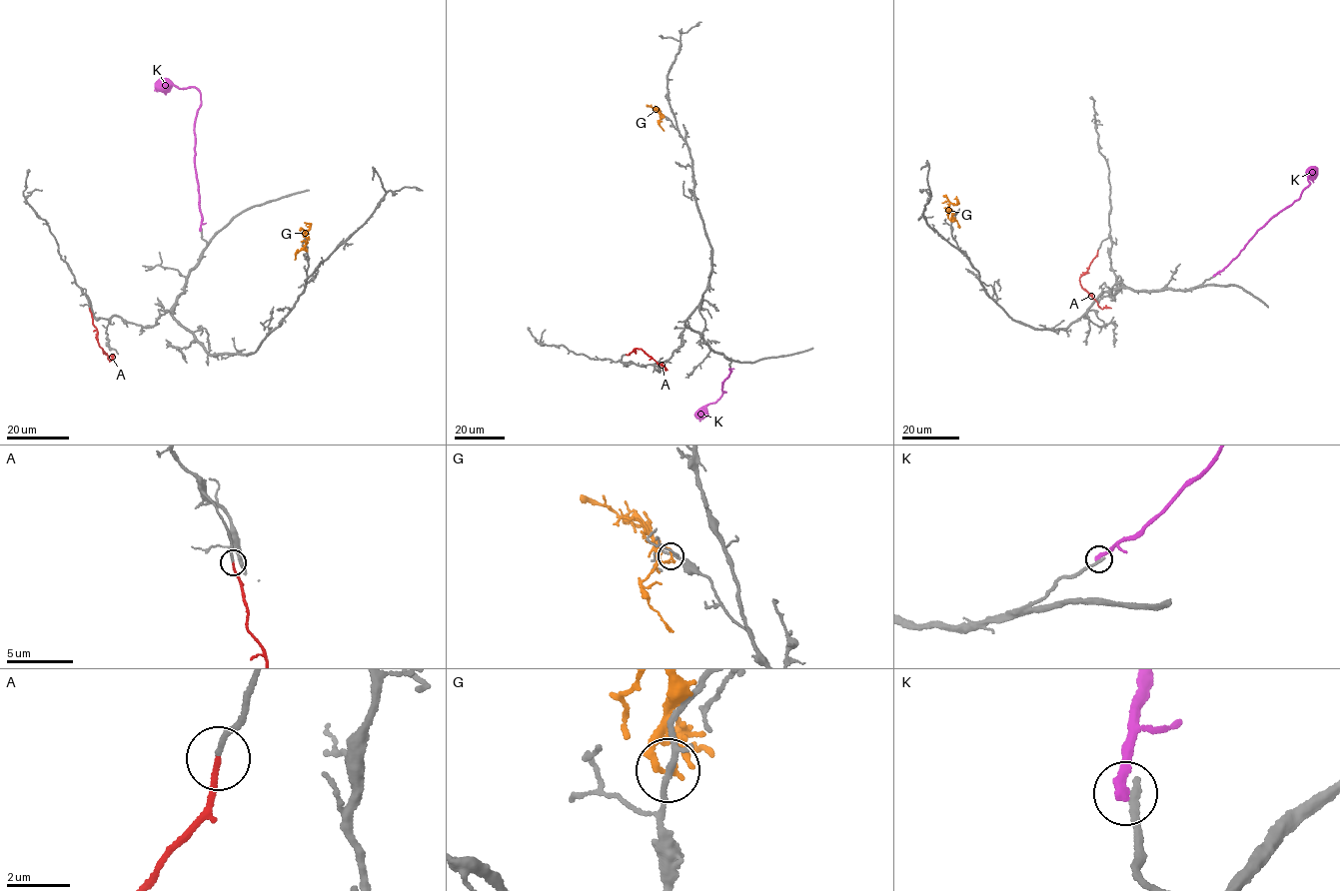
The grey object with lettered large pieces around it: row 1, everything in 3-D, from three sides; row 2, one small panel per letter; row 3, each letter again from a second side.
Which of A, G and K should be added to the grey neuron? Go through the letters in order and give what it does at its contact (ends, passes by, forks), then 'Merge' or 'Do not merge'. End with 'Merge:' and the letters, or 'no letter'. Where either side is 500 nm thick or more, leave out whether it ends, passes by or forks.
A: It ends there. Merge
G: It ends there. Do not merge
K: It ends there. Do not merge
Merge: A

